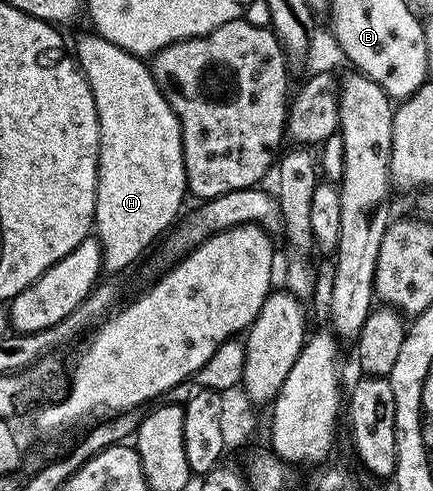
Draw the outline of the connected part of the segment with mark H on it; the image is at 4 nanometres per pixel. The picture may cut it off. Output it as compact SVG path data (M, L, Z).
M88 32L76 40L73 57L87 77L93 100L97 104L99 183L95 193L93 234L103 248L104 271L115 276L118 270L129 269L154 244L155 238L162 239L180 217L179 209L183 206L183 197L188 197L189 194L181 124L169 100L165 100L163 89L151 75L150 65L140 55L117 48L117 44Z

